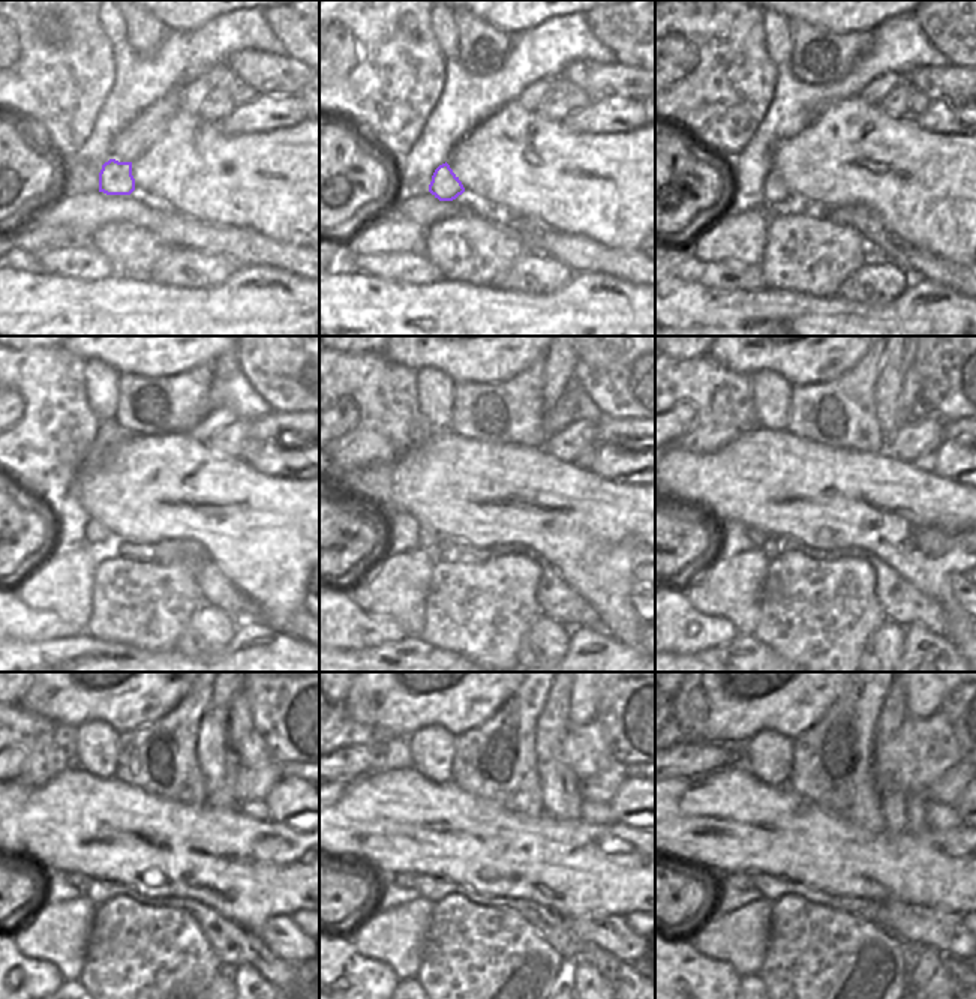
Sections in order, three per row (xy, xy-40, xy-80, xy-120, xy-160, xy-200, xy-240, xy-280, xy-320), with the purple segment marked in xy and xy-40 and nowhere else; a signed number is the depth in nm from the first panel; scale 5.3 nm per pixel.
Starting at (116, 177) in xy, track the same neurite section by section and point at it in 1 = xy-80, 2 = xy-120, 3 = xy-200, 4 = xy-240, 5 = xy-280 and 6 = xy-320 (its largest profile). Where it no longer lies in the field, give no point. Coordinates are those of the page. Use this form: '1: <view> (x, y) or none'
1: xy-80 (774, 191)
2: xy-120 (95, 531)
3: xy-200 (757, 537)
4: xy-240 (78, 879)
5: xy-280 (401, 879)
6: xy-320 (732, 881)

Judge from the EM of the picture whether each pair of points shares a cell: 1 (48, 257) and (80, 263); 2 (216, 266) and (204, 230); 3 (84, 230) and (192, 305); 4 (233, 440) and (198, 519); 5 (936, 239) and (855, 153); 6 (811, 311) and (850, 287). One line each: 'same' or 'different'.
1: same
2: different
3: different
4: different
5: same
6: different

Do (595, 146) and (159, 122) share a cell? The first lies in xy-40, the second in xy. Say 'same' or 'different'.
different

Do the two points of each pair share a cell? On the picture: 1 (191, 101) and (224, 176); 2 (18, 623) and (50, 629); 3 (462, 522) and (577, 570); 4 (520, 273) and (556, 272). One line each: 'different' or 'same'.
1: different
2: same
3: same
4: same

